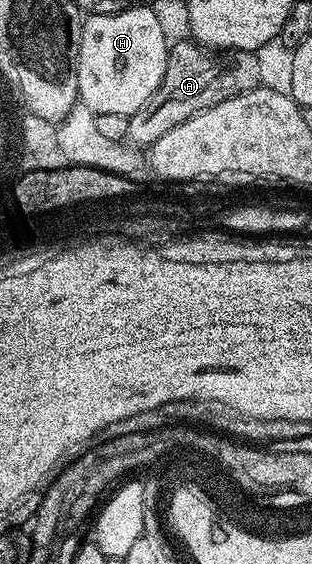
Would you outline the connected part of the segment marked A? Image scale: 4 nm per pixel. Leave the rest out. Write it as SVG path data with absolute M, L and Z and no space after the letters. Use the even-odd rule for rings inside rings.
M194 40L186 41L170 43L165 76L157 92L153 92L153 96L149 96L149 100L128 117L126 141L132 147L149 148L161 140L169 128L185 124L185 120L221 104L221 100L256 90L264 81L258 53L249 50L221 50L215 53Z

